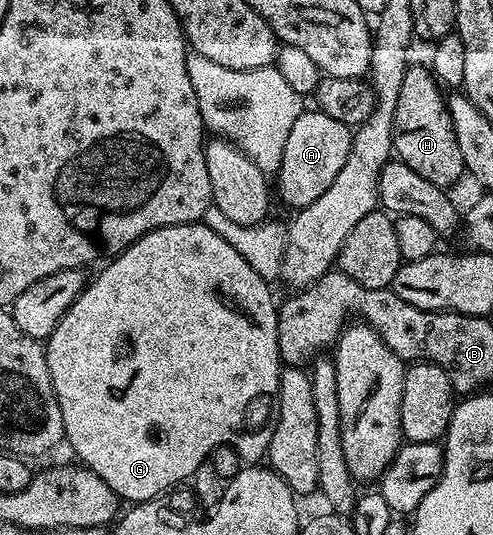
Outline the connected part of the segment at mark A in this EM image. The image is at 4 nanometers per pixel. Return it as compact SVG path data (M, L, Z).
M318 108L304 109L297 120L293 120L293 129L289 132L289 140L285 140L285 152L281 156L281 164L277 171L279 178L279 190L277 186L277 198L290 208L302 208L313 204L329 184L333 184L337 172L341 172L341 167L345 164L345 156L349 156L349 148L353 137L352 127L341 124L341 120L333 120L333 116L325 116L325 112Z

